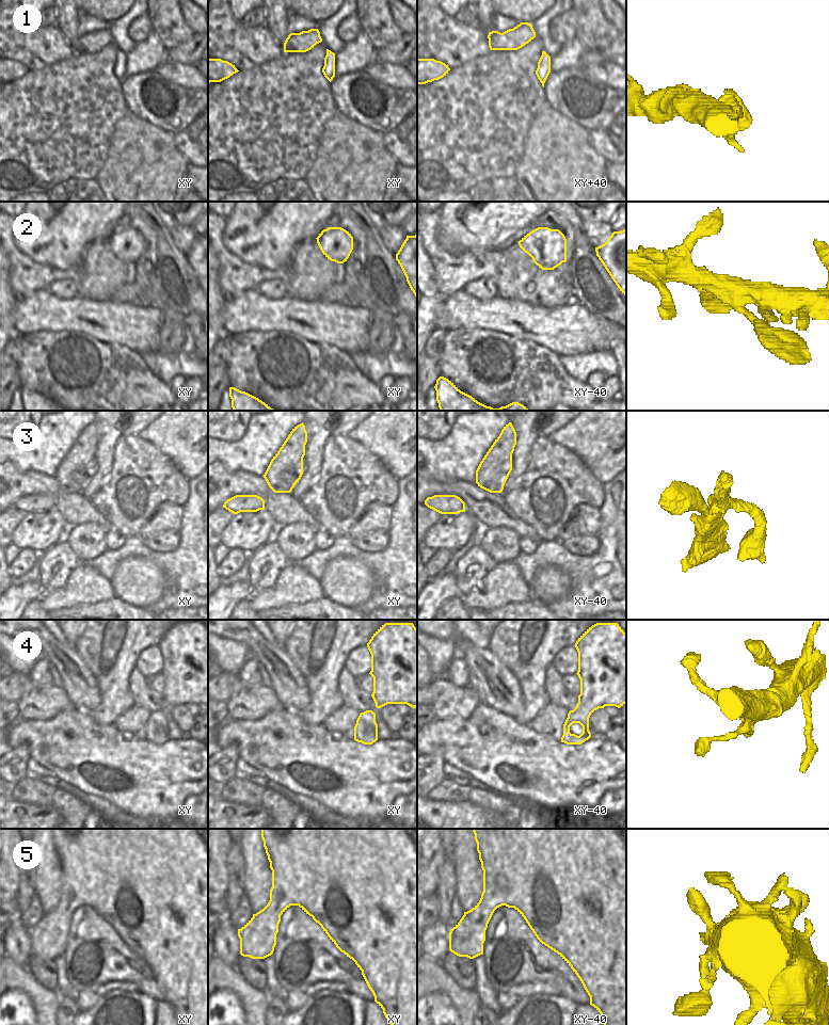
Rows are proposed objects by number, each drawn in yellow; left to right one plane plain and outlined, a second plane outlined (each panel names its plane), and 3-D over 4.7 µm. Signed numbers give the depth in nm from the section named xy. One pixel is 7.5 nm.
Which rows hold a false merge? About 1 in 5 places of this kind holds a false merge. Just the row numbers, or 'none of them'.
none of them

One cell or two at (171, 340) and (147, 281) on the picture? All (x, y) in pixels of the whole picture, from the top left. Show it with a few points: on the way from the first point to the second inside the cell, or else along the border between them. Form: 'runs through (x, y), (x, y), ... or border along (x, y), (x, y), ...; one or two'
runs through (171, 325), (169, 314), (150, 295); one

